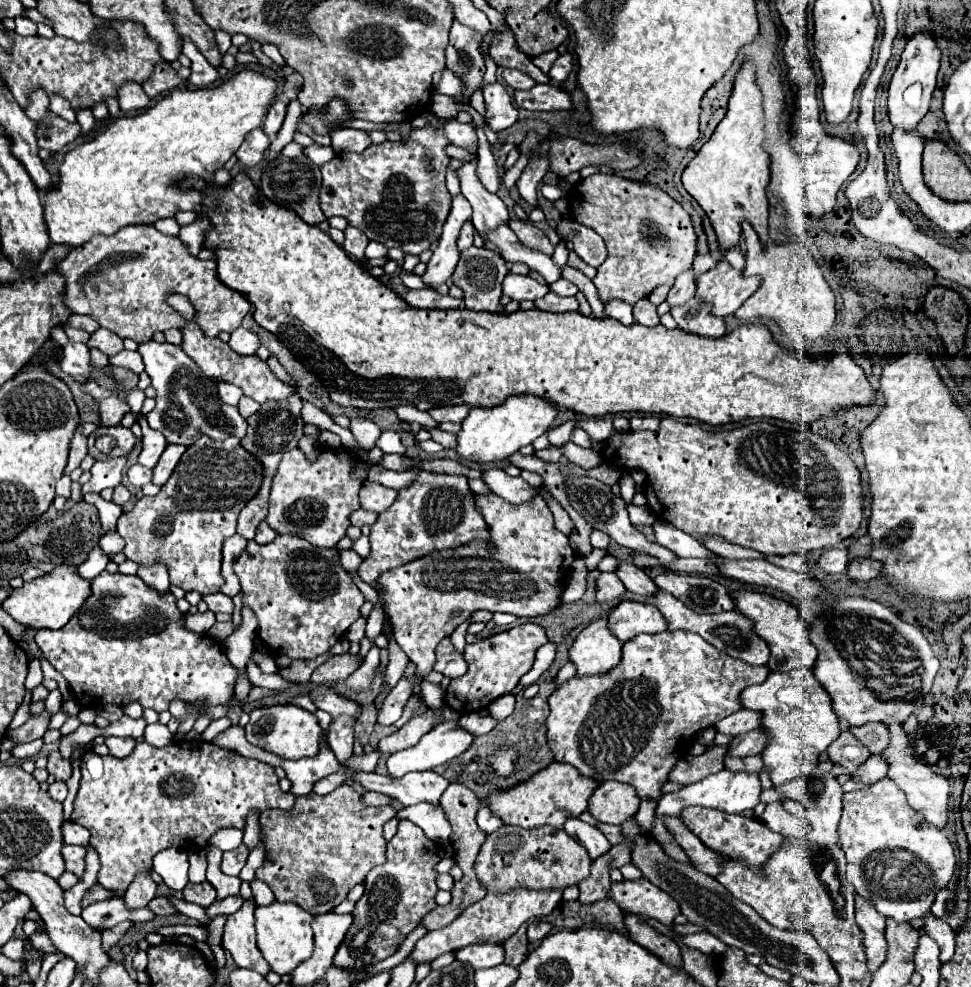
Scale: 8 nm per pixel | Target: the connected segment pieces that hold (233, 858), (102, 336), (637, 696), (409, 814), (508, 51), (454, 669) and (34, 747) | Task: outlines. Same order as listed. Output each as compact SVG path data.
M242 844L240 848L236 848L236 850L224 852L220 870L222 870L224 874L228 874L228 876L238 876L240 870L244 868L244 864L246 864L246 858L248 858L248 848L246 848L244 844Z
M98 328L90 340L86 342L88 348L98 348L100 352L104 352L106 356L112 356L112 354L118 354L120 350L124 350L124 344L122 344L122 338L116 338L116 334L112 334L110 330L106 328Z
M664 630L664 632L658 632L658 634L638 634L636 638L628 640L622 648L622 660L618 666L614 666L608 674L590 674L590 676L574 676L570 680L566 680L562 686L558 686L552 696L548 698L548 704L550 704L550 716L546 720L546 726L548 726L548 744L552 746L552 752L554 752L554 760L556 762L566 762L566 764L572 764L578 768L578 772L582 776L590 776L598 782L606 782L606 780L616 780L616 782L622 782L622 784L630 784L634 786L638 798L642 800L652 800L658 804L658 800L664 796L662 792L662 786L668 782L668 774L672 772L672 768L676 766L676 762L680 758L684 758L688 754L688 748L694 744L694 738L704 730L704 728L710 728L714 726L718 720L722 720L724 716L736 712L742 708L742 702L740 702L740 694L744 688L752 686L752 684L760 684L764 682L764 678L768 676L768 666L750 666L746 662L740 662L736 658L730 658L728 654L716 650L712 644L708 644L702 636L698 634L692 634L692 632L686 632L686 630Z
M418 804L418 806L410 806L410 808L402 808L396 814L398 818L410 820L416 826L420 826L424 830L424 834L438 842L438 844L446 844L450 838L450 824L444 818L442 808L438 806L426 806L426 804Z
M510 30L496 32L492 46L490 46L490 54L496 60L496 64L502 68L516 68L516 70L522 70L528 76L532 76L538 84L550 84L550 78L538 66L534 66L526 54L522 54L516 48L514 36Z
M444 638L438 646L436 646L436 662L434 668L436 672L444 674L446 678L460 678L466 674L466 660L464 654L458 652L450 638Z
M34 740L28 744L16 745L11 749L12 756L18 759L34 758L42 748L42 740Z

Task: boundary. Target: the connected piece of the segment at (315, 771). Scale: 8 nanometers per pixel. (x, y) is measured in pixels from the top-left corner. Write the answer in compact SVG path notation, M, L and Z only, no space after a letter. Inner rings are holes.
M324 738L324 744L320 748L320 754L314 756L314 758L282 760L282 758L278 758L278 756L274 756L274 754L270 754L270 752L260 748L258 760L268 762L272 766L282 766L286 770L286 778L292 782L290 790L294 794L308 794L308 792L312 792L314 782L318 782L320 778L340 770L340 762L332 754L332 750L328 750L326 738Z

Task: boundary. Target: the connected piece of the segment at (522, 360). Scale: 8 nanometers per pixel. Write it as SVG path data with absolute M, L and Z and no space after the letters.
M240 172L232 178L230 184L226 186L210 186L202 178L186 178L180 182L184 190L196 188L202 192L202 212L200 216L210 220L210 232L204 236L204 248L212 248L216 256L216 272L220 282L224 282L228 288L240 292L252 306L254 306L254 320L270 330L274 336L280 338L280 342L314 374L320 378L320 382L328 388L330 398L336 404L342 406L356 406L356 408L396 408L396 406L416 406L418 410L430 410L436 406L454 406L454 404L468 404L468 406L496 406L504 402L508 396L514 394L532 394L540 398L548 398L556 402L562 408L574 410L584 416L604 416L604 414L618 414L618 412L644 412L644 414L668 414L668 416L682 416L682 418L696 418L700 422L706 422L710 426L722 426L728 422L738 422L744 418L776 418L776 420L786 420L792 424L810 424L820 418L832 418L836 414L842 414L854 406L870 406L876 404L876 392L866 380L862 368L852 360L850 346L844 344L842 340L832 342L830 350L830 360L812 360L810 354L806 352L796 352L796 350L786 350L782 348L774 338L772 332L762 326L762 324L750 324L744 322L738 328L734 328L730 334L722 338L706 338L698 336L692 332L684 332L680 328L666 328L658 324L656 328L646 328L642 324L632 324L624 326L618 320L612 318L592 318L584 316L580 312L542 312L542 310L518 310L514 314L492 314L492 312L472 312L472 310L420 310L412 308L410 304L404 302L394 290L390 290L386 284L382 284L378 278L374 278L368 270L360 268L332 238L322 232L318 226L306 224L294 210L288 210L284 206L274 204L272 200L264 198L260 190L254 186L252 178L246 172Z

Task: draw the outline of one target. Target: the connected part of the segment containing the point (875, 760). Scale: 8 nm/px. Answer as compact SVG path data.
M878 754L878 756L870 756L864 766L860 766L858 774L856 774L856 782L860 784L874 784L878 780L882 780L888 774L888 762Z

